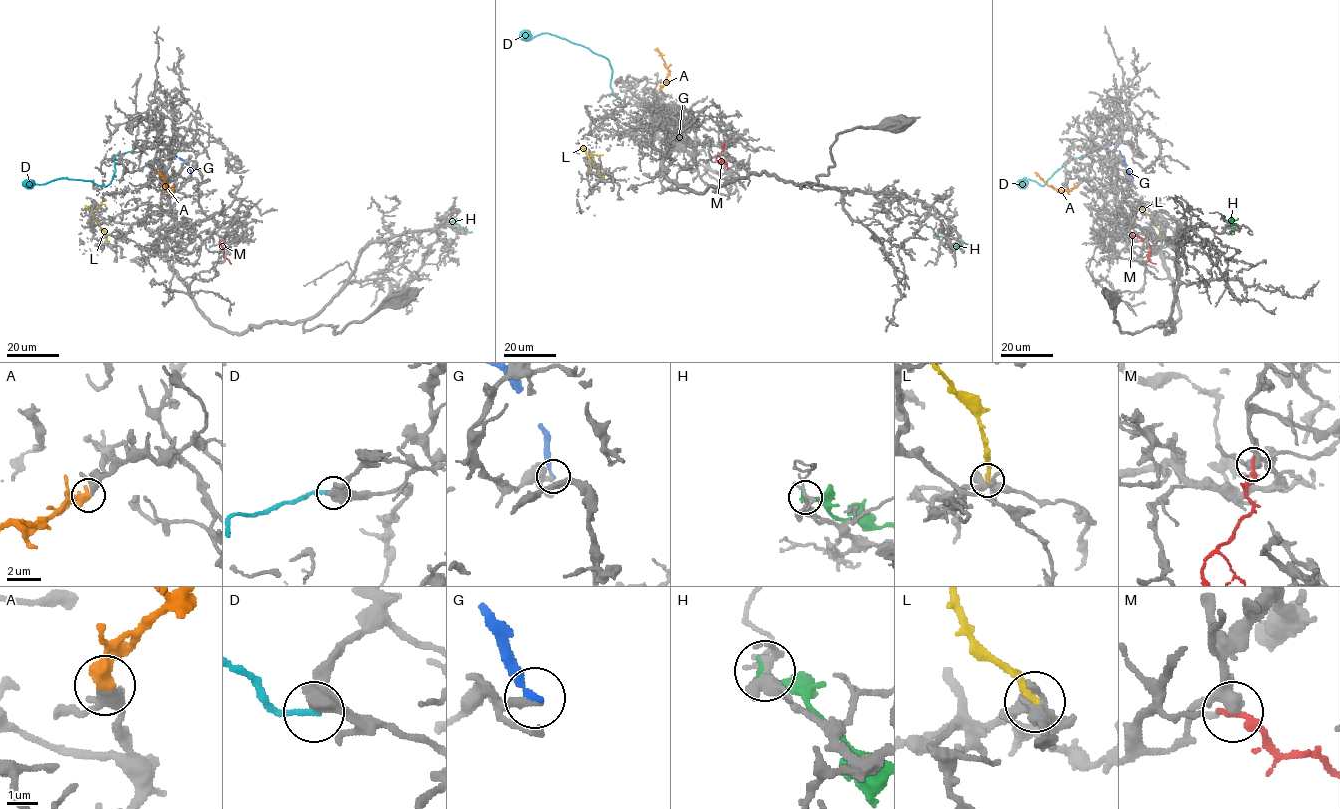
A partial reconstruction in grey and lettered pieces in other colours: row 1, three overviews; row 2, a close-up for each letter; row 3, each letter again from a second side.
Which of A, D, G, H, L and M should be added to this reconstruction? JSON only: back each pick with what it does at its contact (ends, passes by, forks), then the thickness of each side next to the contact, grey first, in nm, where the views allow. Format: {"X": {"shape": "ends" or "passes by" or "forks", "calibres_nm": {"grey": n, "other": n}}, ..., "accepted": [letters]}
{"A": {"shape": "ends", "calibres_nm": {"grey": 320, "other": 550}}, "accepted": ["A"]}

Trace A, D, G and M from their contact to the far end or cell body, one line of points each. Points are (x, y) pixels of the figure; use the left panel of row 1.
A: (163, 186), (171, 190), (157, 173)
D: (131, 152), (115, 156), (115, 171), (107, 185), (67, 178), (30, 185), (23, 182)
G: (191, 177), (187, 164), (152, 136)
M: (227, 232), (219, 242), (224, 256), (231, 264)

